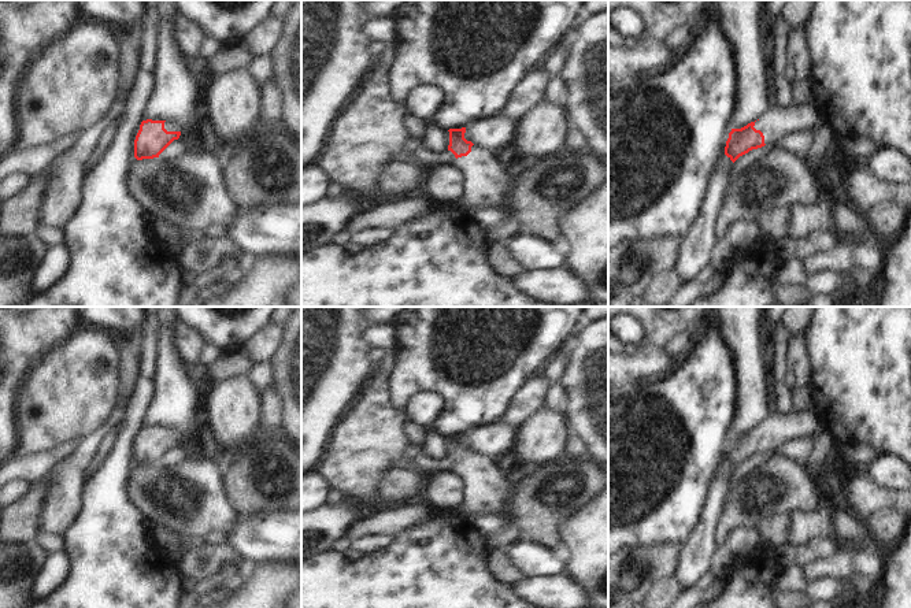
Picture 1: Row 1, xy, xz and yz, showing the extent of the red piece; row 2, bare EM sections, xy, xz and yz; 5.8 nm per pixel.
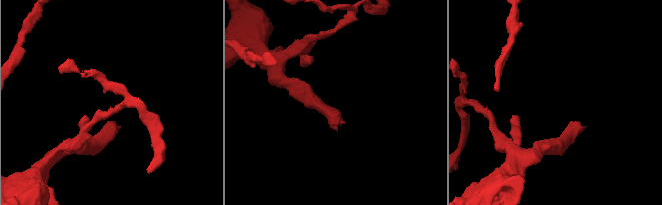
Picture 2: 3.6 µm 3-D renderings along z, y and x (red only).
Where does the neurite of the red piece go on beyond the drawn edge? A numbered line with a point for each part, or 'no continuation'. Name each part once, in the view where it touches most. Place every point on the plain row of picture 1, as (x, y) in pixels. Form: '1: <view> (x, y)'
1: yz (776, 430)

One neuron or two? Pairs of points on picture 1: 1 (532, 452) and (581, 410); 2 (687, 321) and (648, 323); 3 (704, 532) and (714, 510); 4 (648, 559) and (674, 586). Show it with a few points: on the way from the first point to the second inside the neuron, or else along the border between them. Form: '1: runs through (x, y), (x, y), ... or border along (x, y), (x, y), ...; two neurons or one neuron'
1: border along (567, 412), (573, 433); two neurons
2: runs through (677, 321), (658, 321); one neuron
3: runs through (708, 526), (713, 515); one neuron
4: border along (673, 574), (660, 579), (648, 593); two neurons

